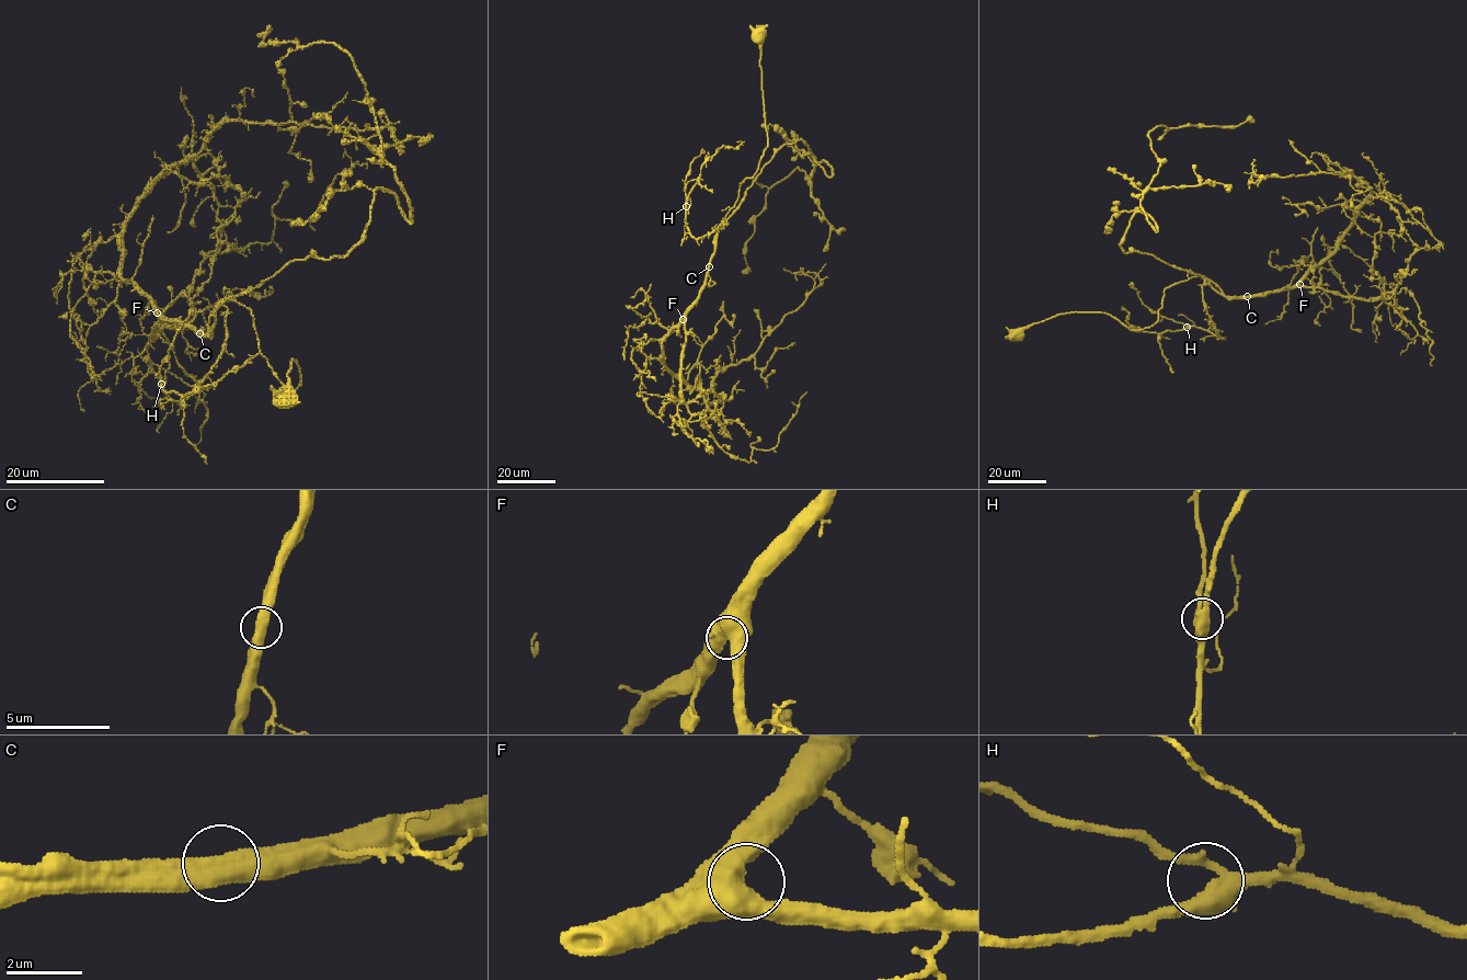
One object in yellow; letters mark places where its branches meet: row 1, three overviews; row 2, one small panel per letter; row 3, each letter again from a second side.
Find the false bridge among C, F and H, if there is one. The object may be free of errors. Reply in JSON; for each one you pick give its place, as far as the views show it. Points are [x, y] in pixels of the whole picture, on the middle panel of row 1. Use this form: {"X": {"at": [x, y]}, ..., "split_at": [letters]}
{"split_at": []}

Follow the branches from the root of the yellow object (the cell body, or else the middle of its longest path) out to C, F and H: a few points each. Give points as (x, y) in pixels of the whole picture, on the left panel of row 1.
C: (285, 398), (299, 367), (289, 390), (249, 308), (228, 298), (199, 333)
F: (285, 398), (291, 361), (299, 367), (300, 384), (289, 390), (245, 306), (228, 298), (210, 333), (157, 312)
H: (285, 398), (296, 362), (289, 390), (251, 309), (229, 298), (208, 375), (180, 400), (161, 384)

